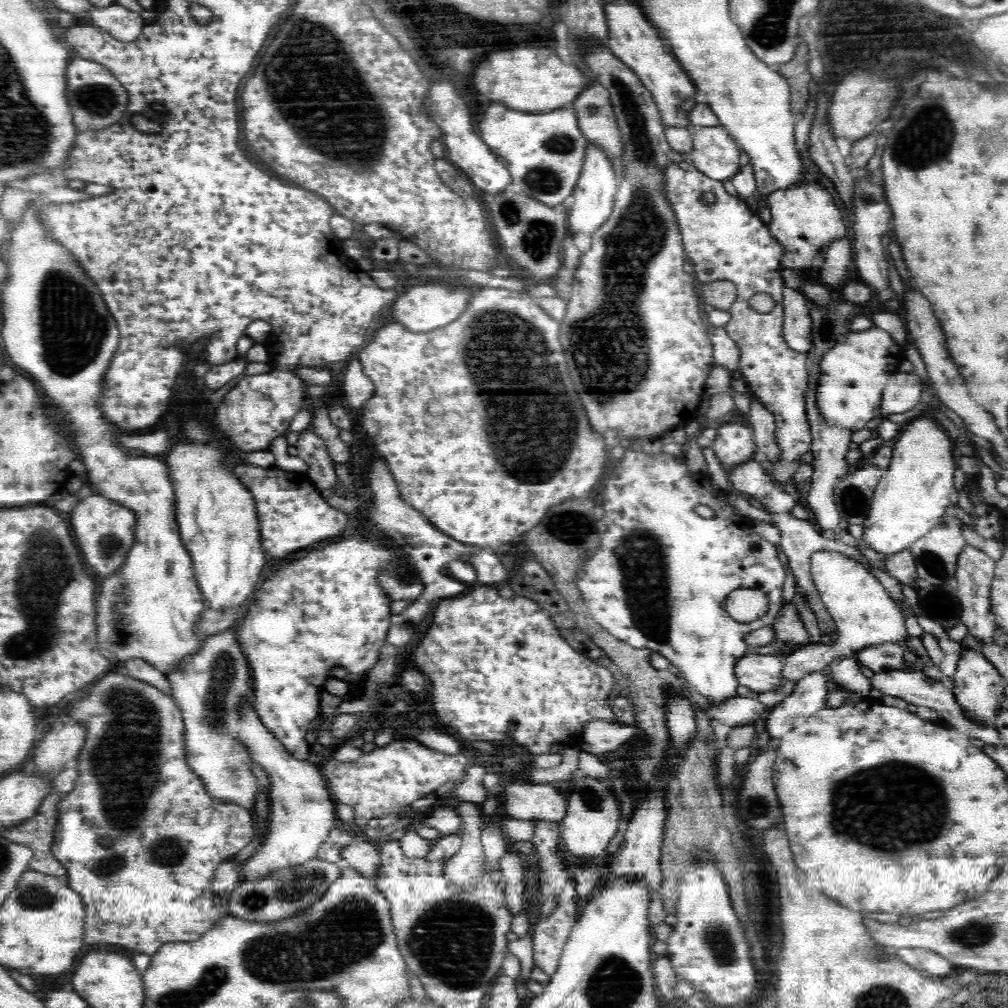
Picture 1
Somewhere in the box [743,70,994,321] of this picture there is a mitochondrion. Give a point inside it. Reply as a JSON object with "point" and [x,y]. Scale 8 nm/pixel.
{"point":[923,141]}

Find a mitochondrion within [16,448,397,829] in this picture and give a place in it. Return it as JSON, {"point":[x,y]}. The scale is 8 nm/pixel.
{"point":[46,570]}

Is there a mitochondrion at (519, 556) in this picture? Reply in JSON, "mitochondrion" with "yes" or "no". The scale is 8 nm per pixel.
{"mitochondrion":"no"}

